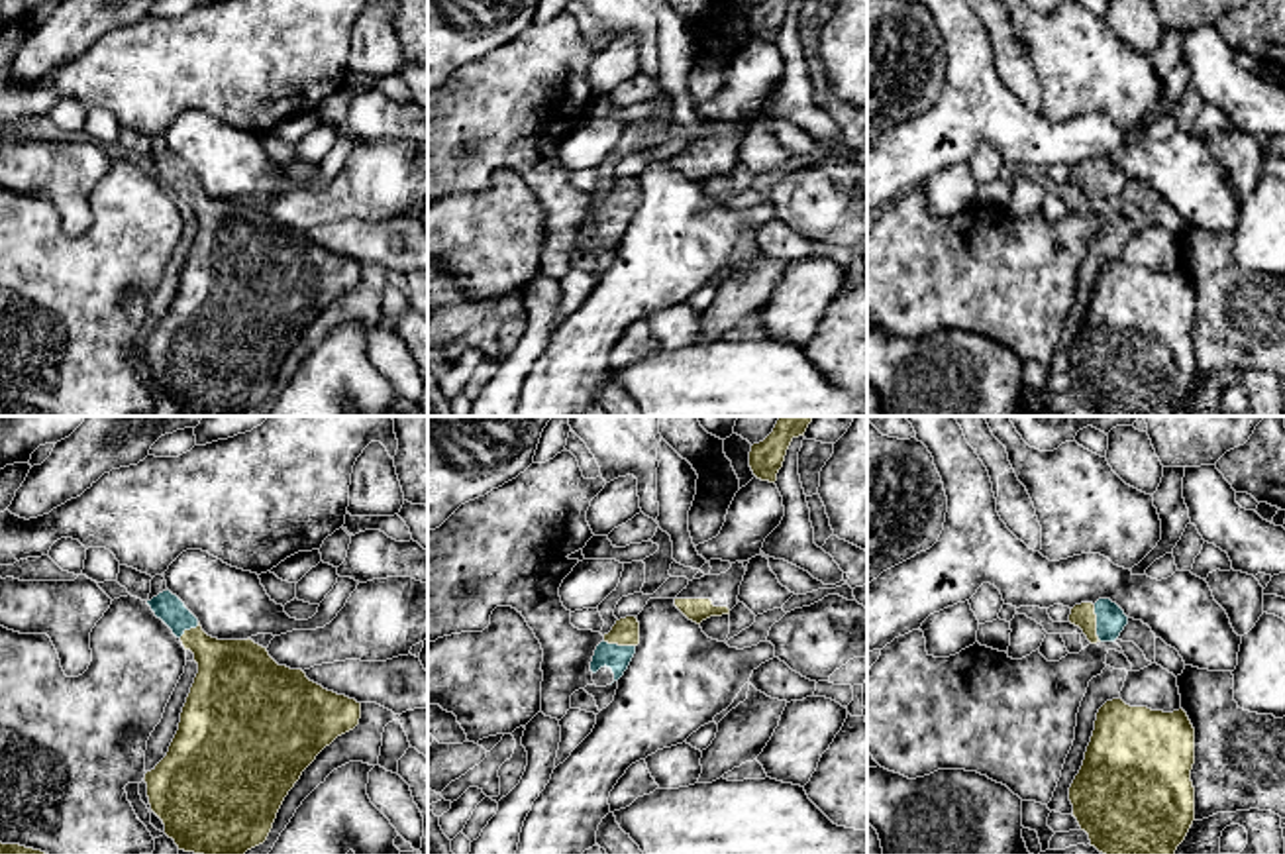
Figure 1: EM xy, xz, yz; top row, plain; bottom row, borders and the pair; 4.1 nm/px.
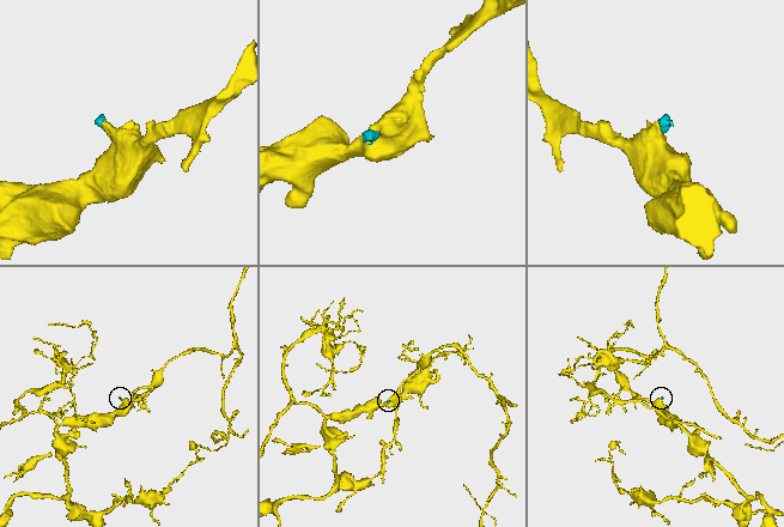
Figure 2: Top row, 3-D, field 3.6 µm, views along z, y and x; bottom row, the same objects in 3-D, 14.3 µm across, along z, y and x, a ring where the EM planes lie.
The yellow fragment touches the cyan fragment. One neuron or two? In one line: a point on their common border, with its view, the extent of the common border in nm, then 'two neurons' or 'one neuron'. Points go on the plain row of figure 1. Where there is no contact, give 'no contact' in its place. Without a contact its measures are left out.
yz (1095, 183) | 160 nm | one neuron

